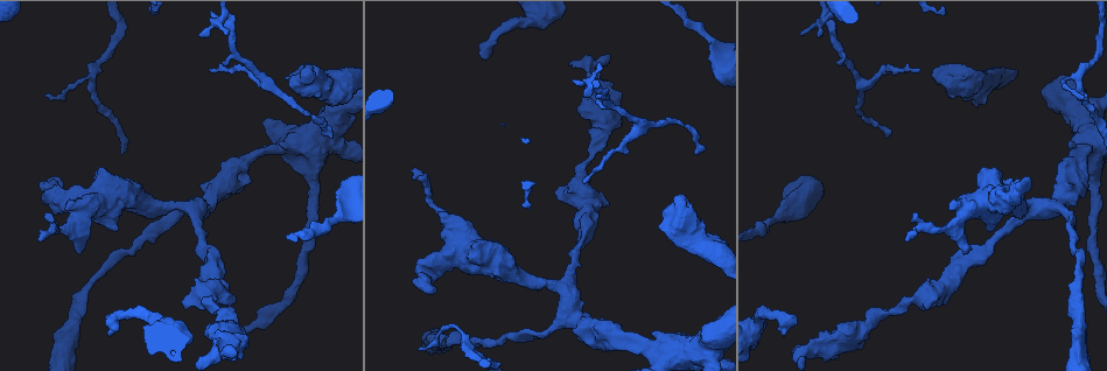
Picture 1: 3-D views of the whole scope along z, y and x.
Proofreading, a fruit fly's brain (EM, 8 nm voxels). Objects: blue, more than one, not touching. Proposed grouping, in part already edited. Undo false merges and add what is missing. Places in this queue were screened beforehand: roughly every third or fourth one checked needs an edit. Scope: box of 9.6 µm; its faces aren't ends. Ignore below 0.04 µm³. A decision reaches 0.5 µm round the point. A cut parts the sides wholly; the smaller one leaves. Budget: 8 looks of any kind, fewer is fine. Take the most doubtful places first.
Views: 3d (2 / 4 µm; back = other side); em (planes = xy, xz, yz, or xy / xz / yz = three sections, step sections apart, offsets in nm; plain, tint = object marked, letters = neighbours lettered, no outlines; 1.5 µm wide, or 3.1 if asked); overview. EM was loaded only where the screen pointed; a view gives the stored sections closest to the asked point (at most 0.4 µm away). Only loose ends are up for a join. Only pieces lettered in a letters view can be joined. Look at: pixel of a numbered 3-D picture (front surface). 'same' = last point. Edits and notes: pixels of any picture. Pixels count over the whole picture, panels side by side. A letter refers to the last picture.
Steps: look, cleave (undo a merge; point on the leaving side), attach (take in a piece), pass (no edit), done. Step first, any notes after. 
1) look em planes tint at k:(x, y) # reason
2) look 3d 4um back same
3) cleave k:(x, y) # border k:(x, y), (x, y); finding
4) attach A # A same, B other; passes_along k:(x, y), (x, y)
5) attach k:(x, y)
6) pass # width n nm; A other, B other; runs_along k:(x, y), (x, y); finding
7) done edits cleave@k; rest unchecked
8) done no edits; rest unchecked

look 3d 4um back at 1:(799, 34) # thin end

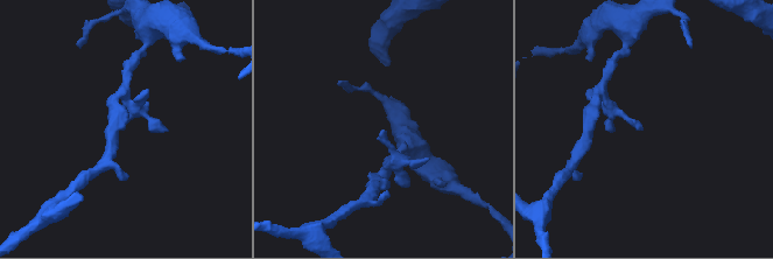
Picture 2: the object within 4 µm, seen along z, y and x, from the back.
look em yz step 8 tint at 2:(640, 130) # shape alone is not enough

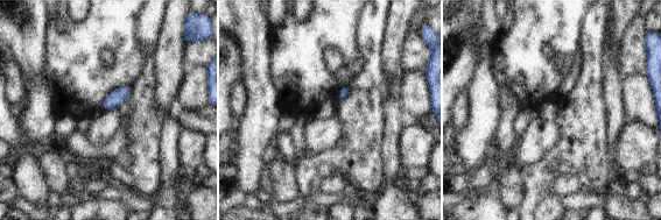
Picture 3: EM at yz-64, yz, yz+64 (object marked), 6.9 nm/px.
look em planes letters same

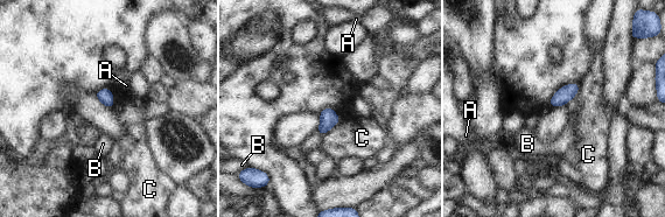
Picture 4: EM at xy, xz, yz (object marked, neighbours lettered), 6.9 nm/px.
pass # longest_contact C 190 nm; A other, B other, C other; border 4:(580, 83), (579, 91), (566, 105); none of them fits

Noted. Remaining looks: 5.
look 3d 4um back at 1:(966, 252) # branch stops here

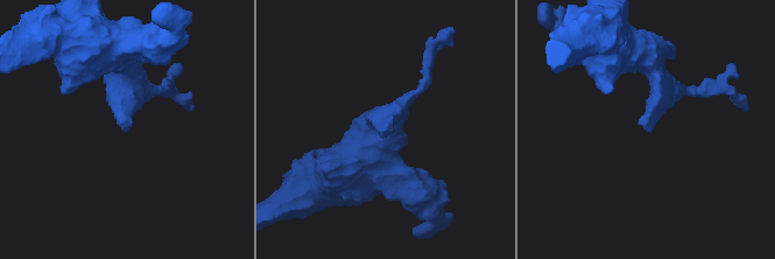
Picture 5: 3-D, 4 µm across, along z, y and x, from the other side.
look em xz step 8 letters at 5:(646, 128) # now the EM

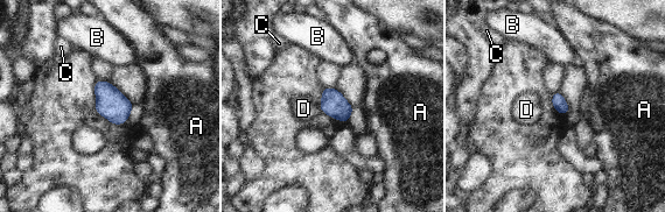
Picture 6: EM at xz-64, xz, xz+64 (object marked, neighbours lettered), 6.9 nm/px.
attach D # A other, B other, C other, D same; passes_along 6:(334, 104), (321, 108), (303, 108); the neuron continues

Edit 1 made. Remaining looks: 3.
done edits attach@6; rest unchecked

